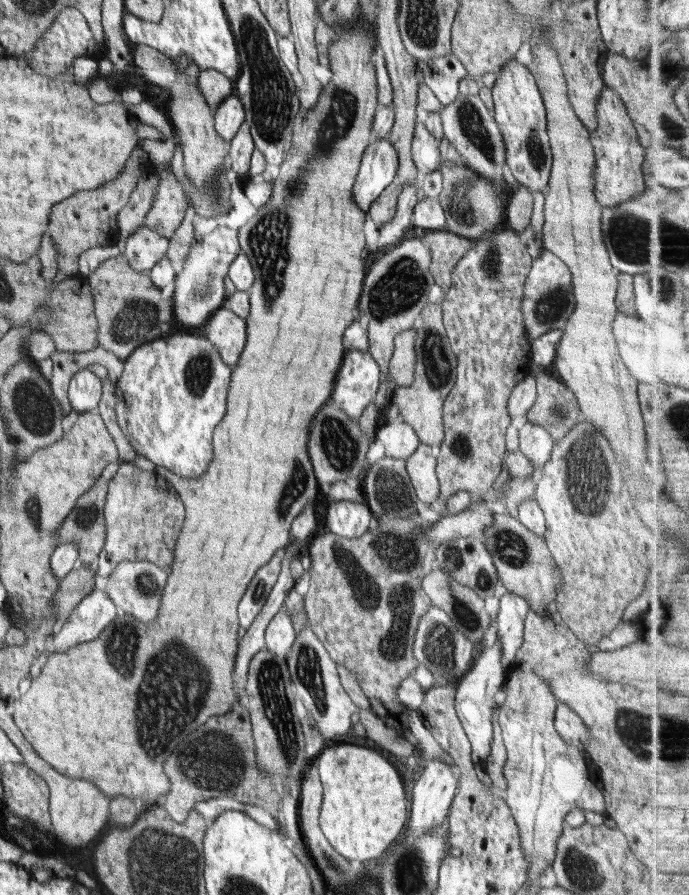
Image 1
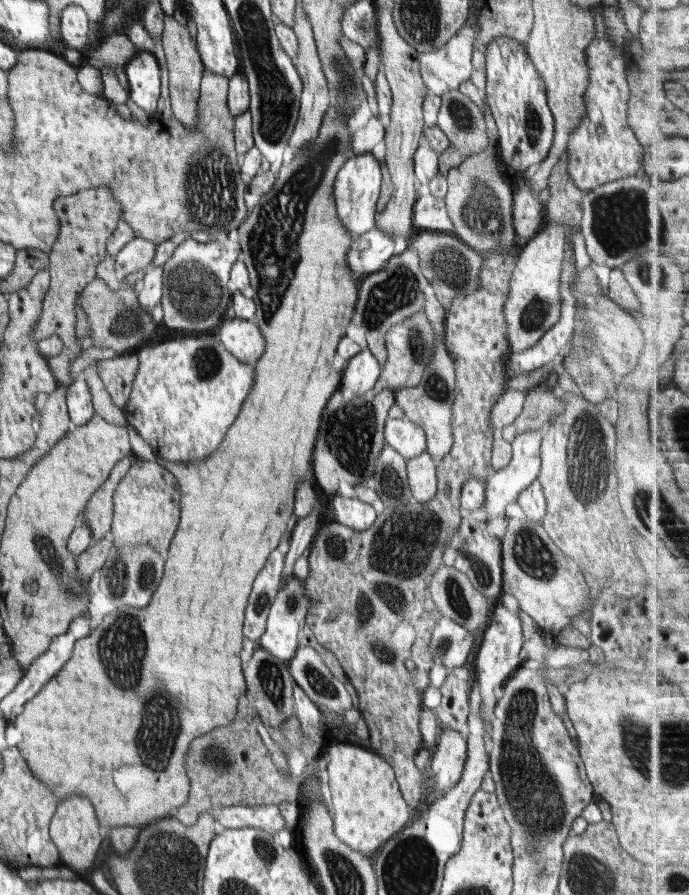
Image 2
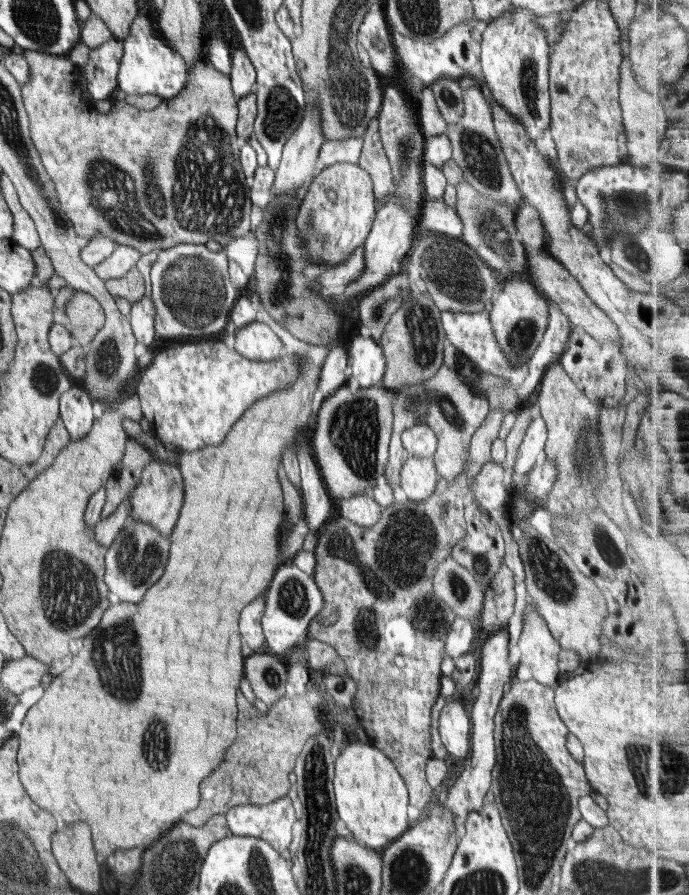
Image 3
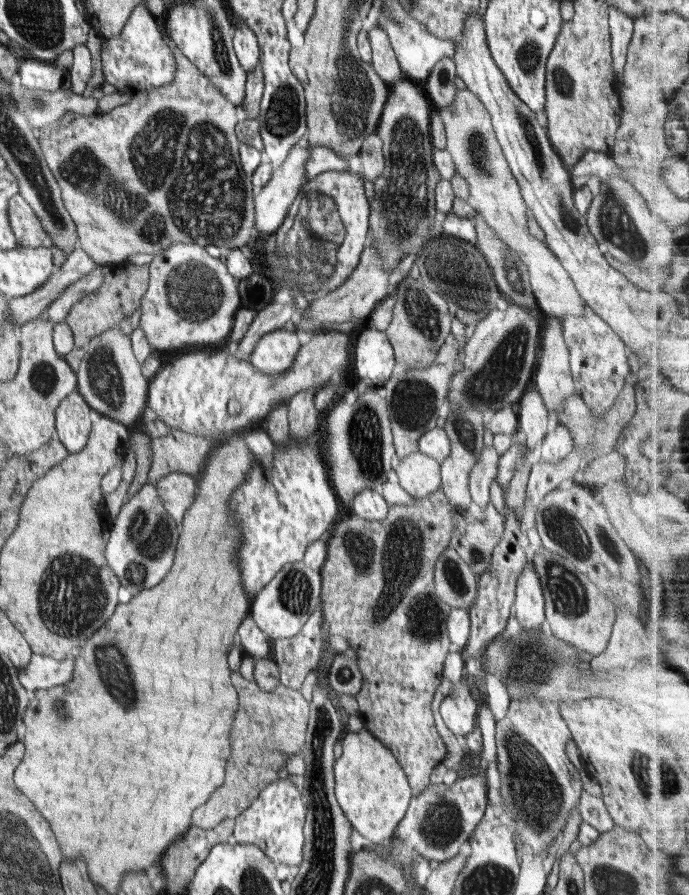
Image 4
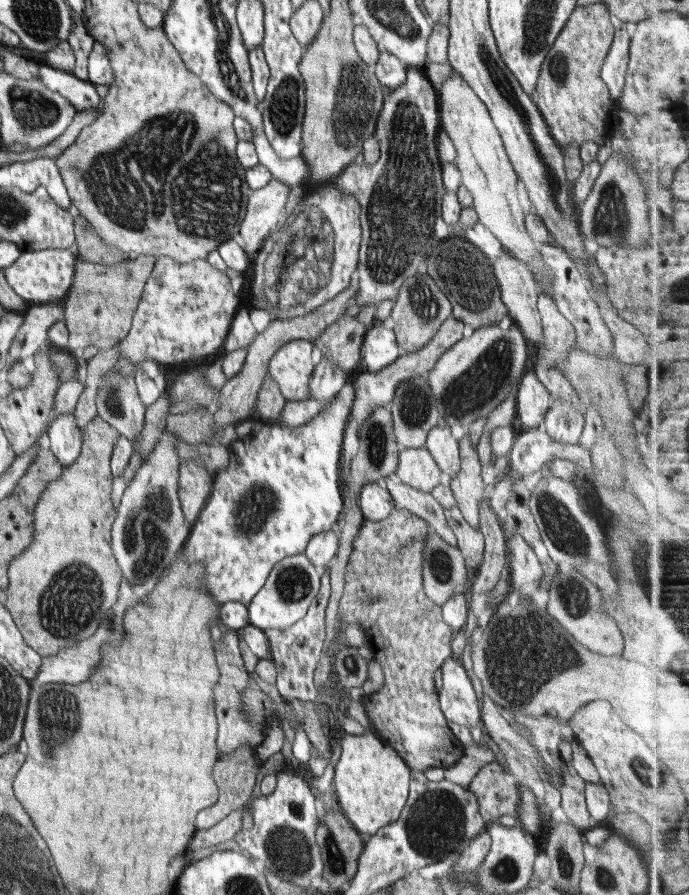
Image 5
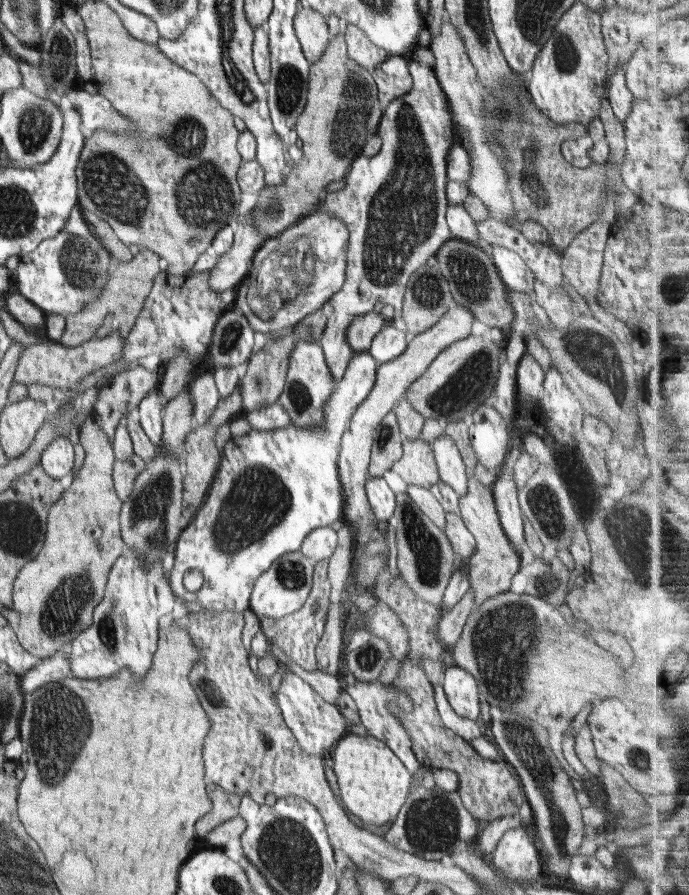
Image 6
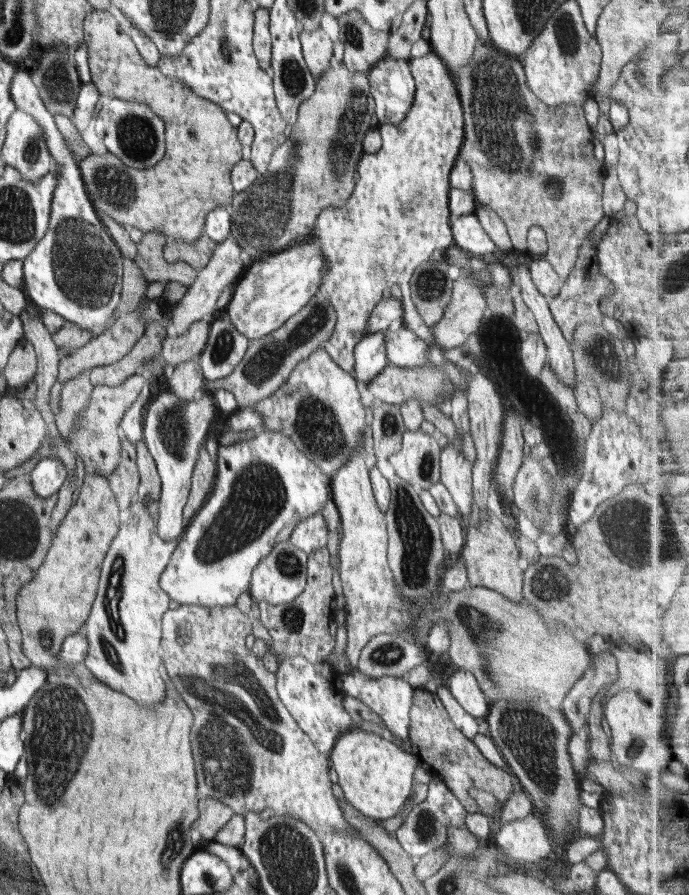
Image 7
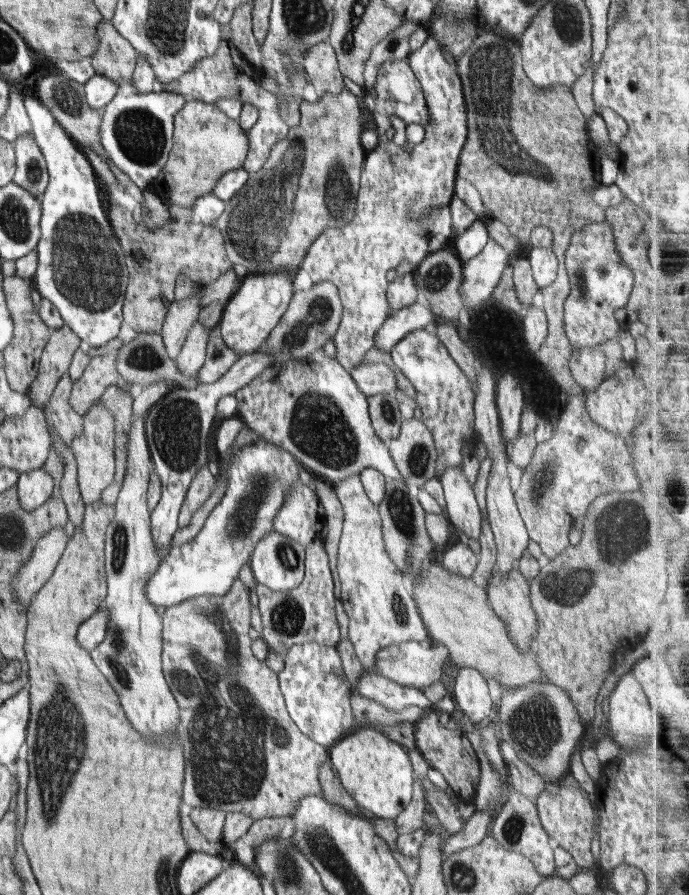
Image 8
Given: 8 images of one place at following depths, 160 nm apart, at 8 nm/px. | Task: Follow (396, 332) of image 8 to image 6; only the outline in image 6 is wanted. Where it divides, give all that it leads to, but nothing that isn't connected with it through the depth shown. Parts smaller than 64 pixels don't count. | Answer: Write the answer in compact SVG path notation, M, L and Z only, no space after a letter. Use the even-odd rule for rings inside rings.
M368 351L353 354L346 373L334 388L332 396L324 407L326 422L320 428L300 430L288 426L277 430L252 430L244 436L232 436L224 445L219 469L209 489L207 499L198 509L193 521L184 527L175 546L175 561L170 575L173 594L188 601L197 602L206 610L240 611L248 610L252 589L261 574L283 554L300 550L304 539L315 528L331 526L342 519L343 501L337 459L341 436L348 429L352 416L368 397L376 382L376 369L380 364L374 361ZM196 568L204 576L203 585L198 591L188 591L182 578L188 570Z

